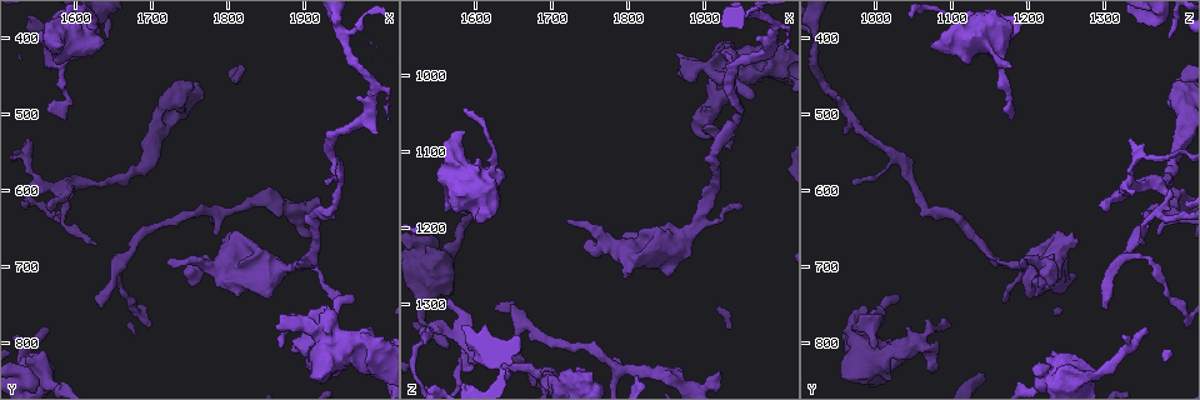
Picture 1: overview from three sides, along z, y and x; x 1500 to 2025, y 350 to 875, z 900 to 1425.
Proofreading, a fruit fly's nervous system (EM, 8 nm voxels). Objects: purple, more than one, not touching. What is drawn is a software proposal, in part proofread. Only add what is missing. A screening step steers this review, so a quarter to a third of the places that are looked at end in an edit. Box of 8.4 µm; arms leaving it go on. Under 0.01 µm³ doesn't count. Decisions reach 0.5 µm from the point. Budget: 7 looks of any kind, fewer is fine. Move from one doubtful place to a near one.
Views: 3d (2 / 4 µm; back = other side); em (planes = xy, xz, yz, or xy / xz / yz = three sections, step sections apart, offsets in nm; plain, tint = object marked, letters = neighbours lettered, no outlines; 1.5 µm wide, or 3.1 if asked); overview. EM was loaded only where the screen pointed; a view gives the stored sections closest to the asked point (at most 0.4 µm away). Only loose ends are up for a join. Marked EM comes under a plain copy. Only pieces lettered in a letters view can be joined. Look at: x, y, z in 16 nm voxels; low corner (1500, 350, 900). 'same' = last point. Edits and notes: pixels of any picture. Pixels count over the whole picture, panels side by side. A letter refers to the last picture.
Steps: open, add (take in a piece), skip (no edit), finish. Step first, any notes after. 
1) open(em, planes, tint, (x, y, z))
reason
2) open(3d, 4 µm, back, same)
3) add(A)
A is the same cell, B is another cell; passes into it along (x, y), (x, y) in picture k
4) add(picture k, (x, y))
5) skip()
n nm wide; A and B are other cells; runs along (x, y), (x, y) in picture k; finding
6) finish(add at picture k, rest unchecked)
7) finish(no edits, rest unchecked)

open(em, 3.1 µm, planes, tint, (1560, 490, 1170))
branch stops here

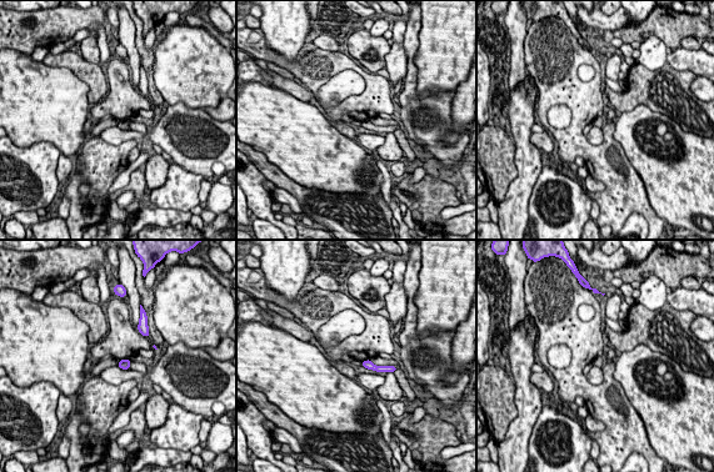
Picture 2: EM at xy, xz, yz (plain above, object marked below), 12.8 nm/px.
open(em, 3.1 µm, planes, letters, same)
what lies round it

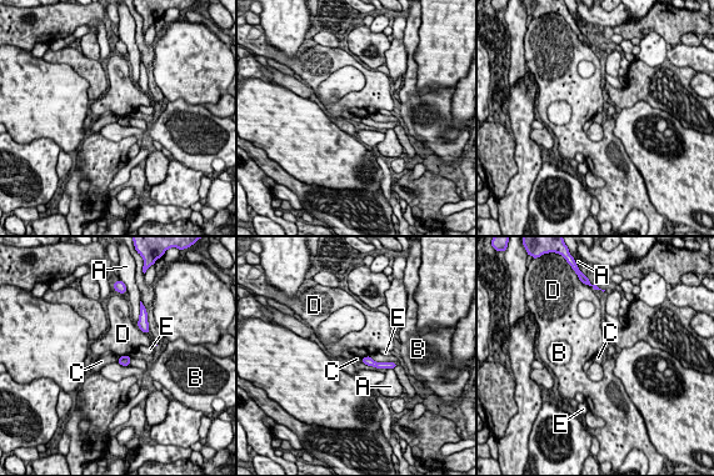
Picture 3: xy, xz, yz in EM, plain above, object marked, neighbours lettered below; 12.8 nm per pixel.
skip()
120 nm wide; A, B, C, D and E are other cells; runs along (364, 360), (377, 365), (392, 365) in picture 3; none of them fits

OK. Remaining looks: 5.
open(em, planes, letters, (1935, 770, 1095))
free end

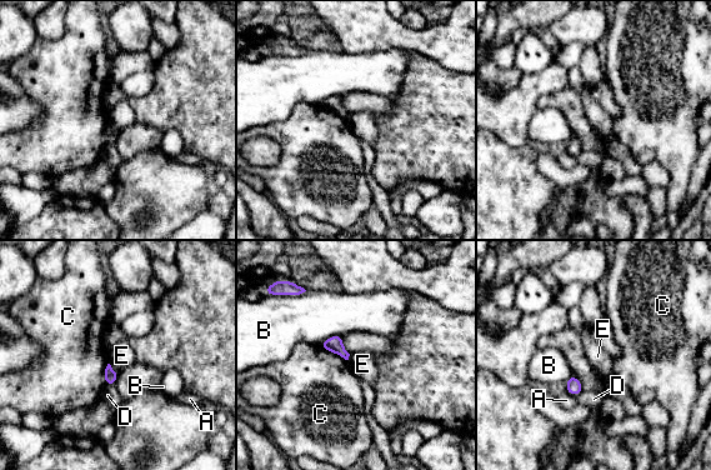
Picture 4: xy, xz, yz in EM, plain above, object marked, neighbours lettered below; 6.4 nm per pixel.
skip()
90 nm wide; A, B, C, D and E are other cells; border along (109, 363), (116, 373) in picture 4; none of them fits

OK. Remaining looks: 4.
open(3d, 4 µm, (1930, 750, 980))
branch stops here

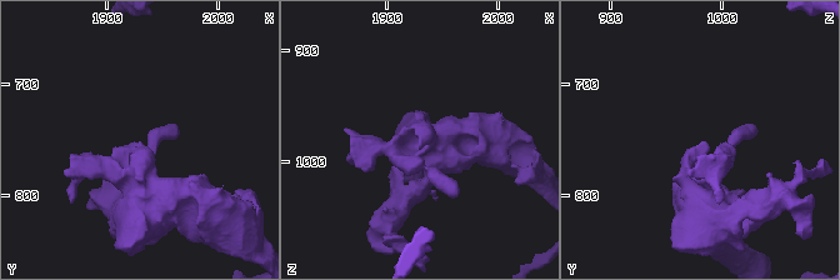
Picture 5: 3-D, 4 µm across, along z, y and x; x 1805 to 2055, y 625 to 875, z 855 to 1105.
open(em, planes, letters, (1932, 752, 980))

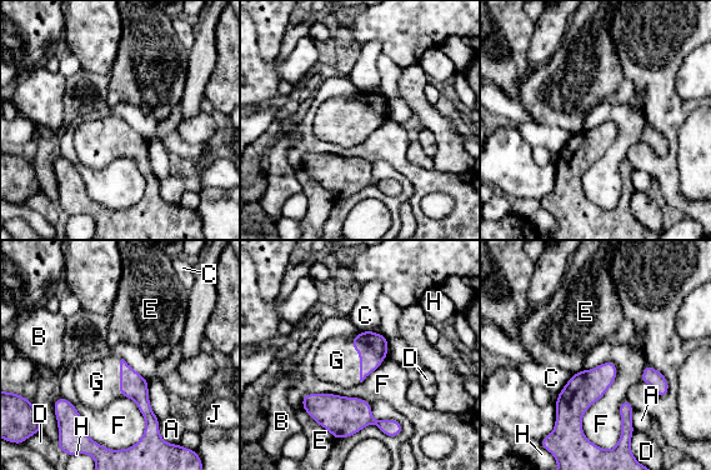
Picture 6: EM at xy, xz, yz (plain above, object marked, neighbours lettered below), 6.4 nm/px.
add(G)
G is the same cell, A, B, C, D, E, F, H and J are other cells; passes into it along (372, 348), (360, 360), (336, 360) in picture 6; it goes on there

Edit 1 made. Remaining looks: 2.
finish(add at picture 6, rest unchecked)

